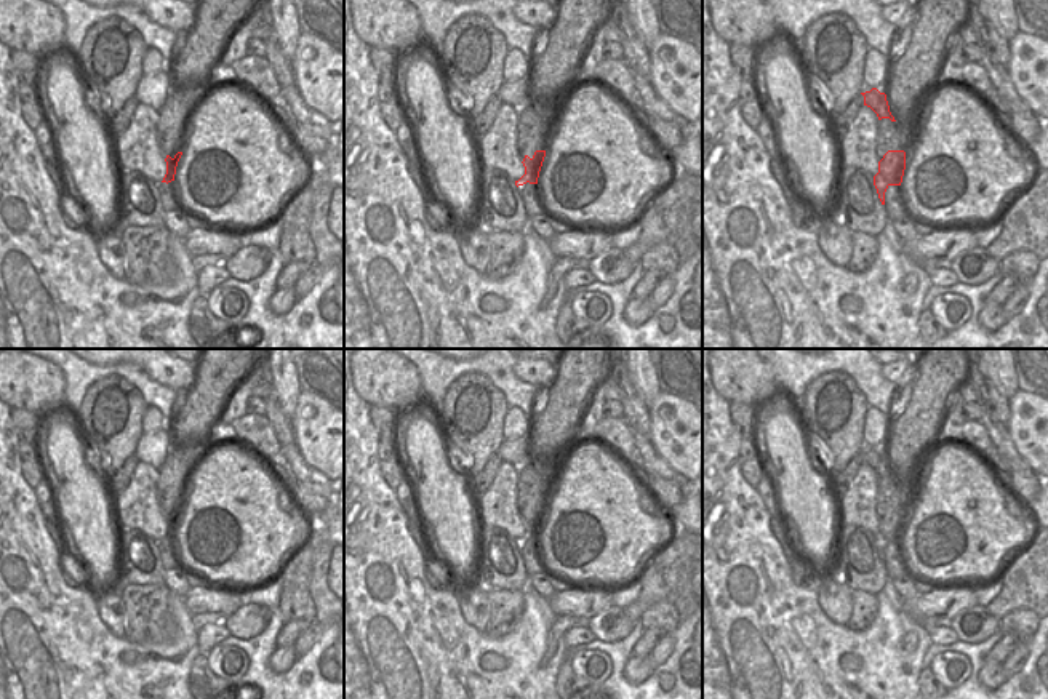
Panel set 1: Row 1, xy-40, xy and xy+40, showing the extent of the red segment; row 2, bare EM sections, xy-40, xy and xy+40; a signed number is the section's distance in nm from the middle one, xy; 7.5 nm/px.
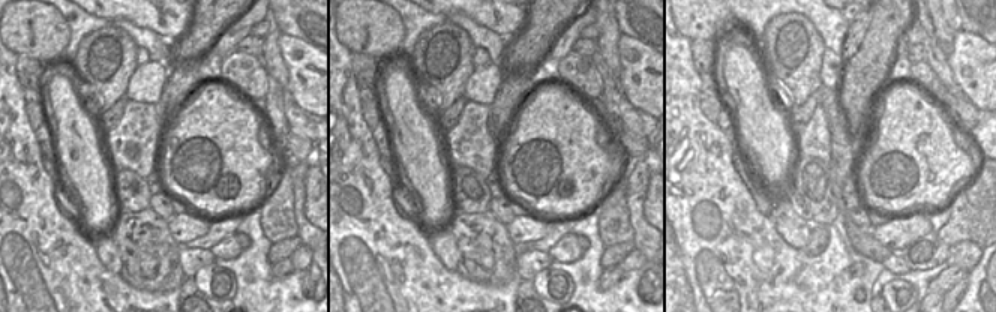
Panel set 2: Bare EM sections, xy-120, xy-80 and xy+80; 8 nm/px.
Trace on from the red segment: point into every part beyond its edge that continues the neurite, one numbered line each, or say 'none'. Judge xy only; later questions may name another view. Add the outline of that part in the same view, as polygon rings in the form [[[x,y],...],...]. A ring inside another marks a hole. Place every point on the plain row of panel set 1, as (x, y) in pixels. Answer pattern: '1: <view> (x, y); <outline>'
1: xy (530, 493); [[[531,462],[518,472],[515,486],[515,501],[518,513],[523,518],[526,513],[533,517],[536,509],[546,509],[546,480]]]

